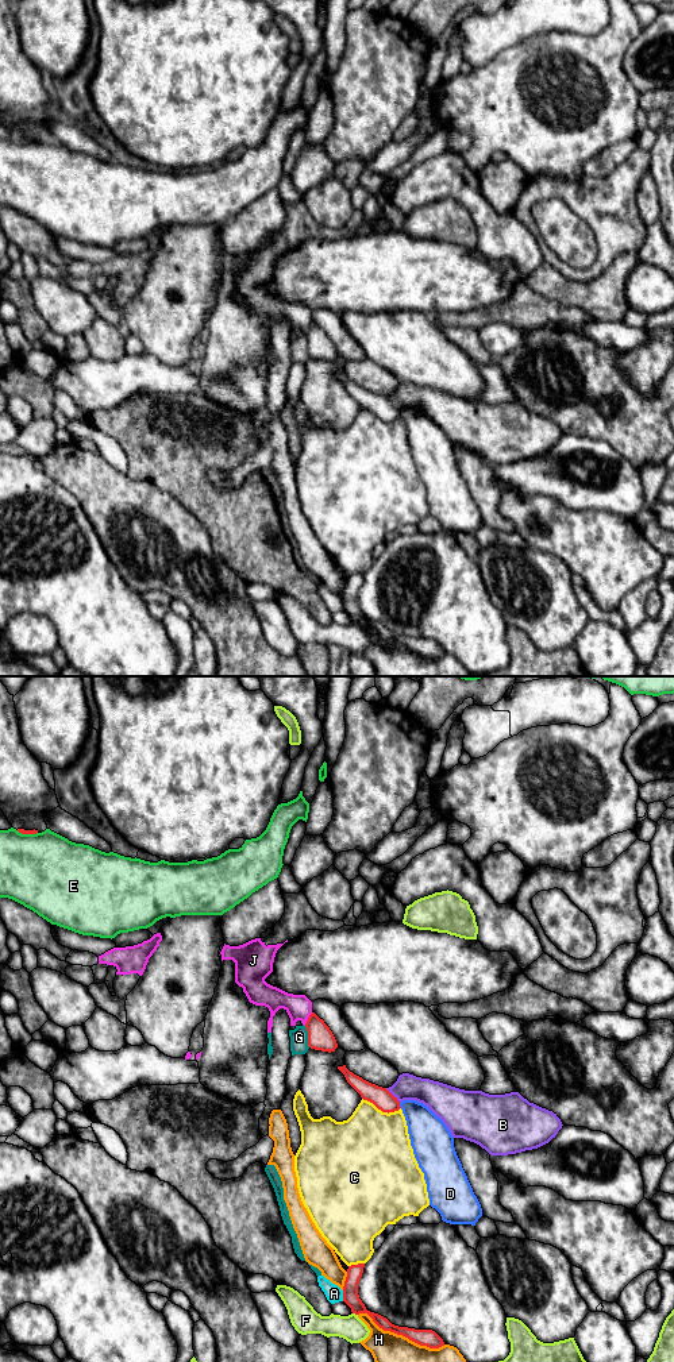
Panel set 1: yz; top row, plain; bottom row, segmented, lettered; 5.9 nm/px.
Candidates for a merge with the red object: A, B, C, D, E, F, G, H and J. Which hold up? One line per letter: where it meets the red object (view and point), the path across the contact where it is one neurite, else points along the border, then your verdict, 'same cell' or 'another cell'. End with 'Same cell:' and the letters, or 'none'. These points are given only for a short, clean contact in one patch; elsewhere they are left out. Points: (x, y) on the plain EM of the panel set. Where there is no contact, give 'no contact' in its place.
A: contact yz (343, 605); border yz (342, 600), (343, 609); another cell
B: contact yz (392, 404); another cell
C: contact yz (381, 419); another cell
D: contact yz (399, 415); border yz (399, 412), (401, 416); another cell
E: contact yz (27, 142); another cell
F: contact yz (355, 622); another cell
G: contact yz (308, 346); border yz (304, 335), (309, 355); another cell
H: contact yz (401, 643); another cell
J: contact yz (308, 328); another cell
Same cell: none

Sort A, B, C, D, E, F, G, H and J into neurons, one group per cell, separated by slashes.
A / B / C / D / E / F / G J / H

